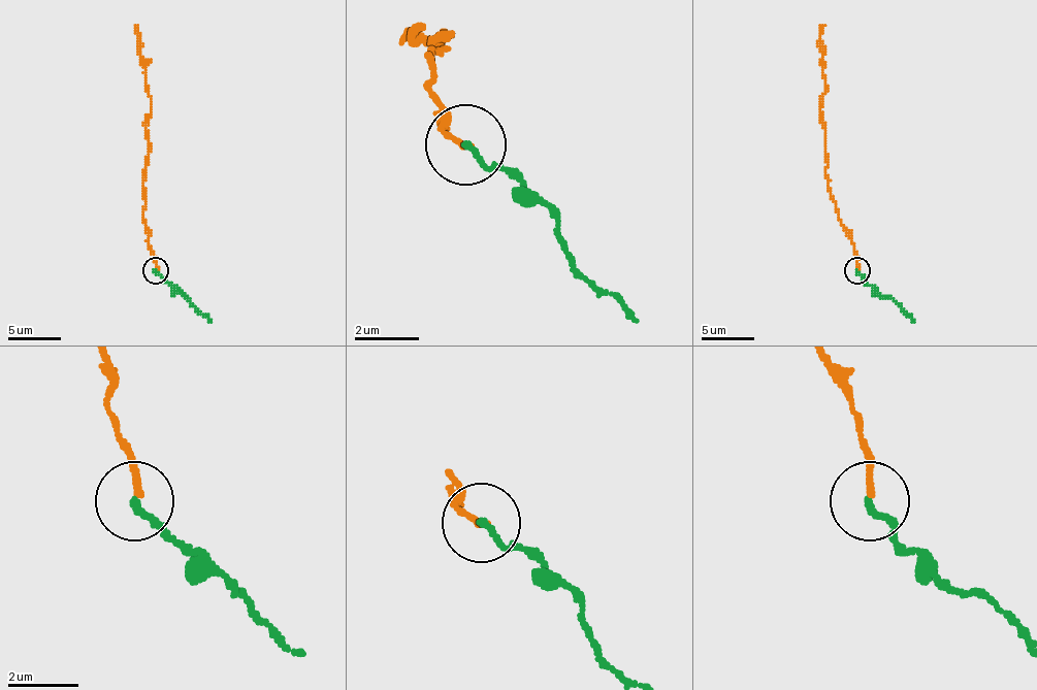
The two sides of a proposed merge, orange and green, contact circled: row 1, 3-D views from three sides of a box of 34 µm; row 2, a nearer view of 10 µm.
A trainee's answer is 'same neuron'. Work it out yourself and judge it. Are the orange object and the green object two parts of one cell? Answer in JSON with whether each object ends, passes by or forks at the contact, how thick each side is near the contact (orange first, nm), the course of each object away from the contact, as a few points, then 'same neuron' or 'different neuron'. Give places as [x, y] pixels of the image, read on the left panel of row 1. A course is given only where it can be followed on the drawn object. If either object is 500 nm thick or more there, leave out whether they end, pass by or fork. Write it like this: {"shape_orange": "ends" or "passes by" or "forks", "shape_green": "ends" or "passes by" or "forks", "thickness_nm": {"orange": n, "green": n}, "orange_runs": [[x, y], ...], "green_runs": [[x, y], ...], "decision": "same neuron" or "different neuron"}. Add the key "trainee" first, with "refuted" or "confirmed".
{"trainee": "refuted", "shape_orange": "ends", "shape_green": "ends", "thickness_nm": {"orange": 200, "green": 200}, "orange_runs": [[156, 269], [142, 217], [148, 154], [146, 117], [151, 111], [151, 96], [146, 91], [146, 59], [135, 25]], "green_runs": [[156, 269], [211, 322]], "decision": "different neuron"}

